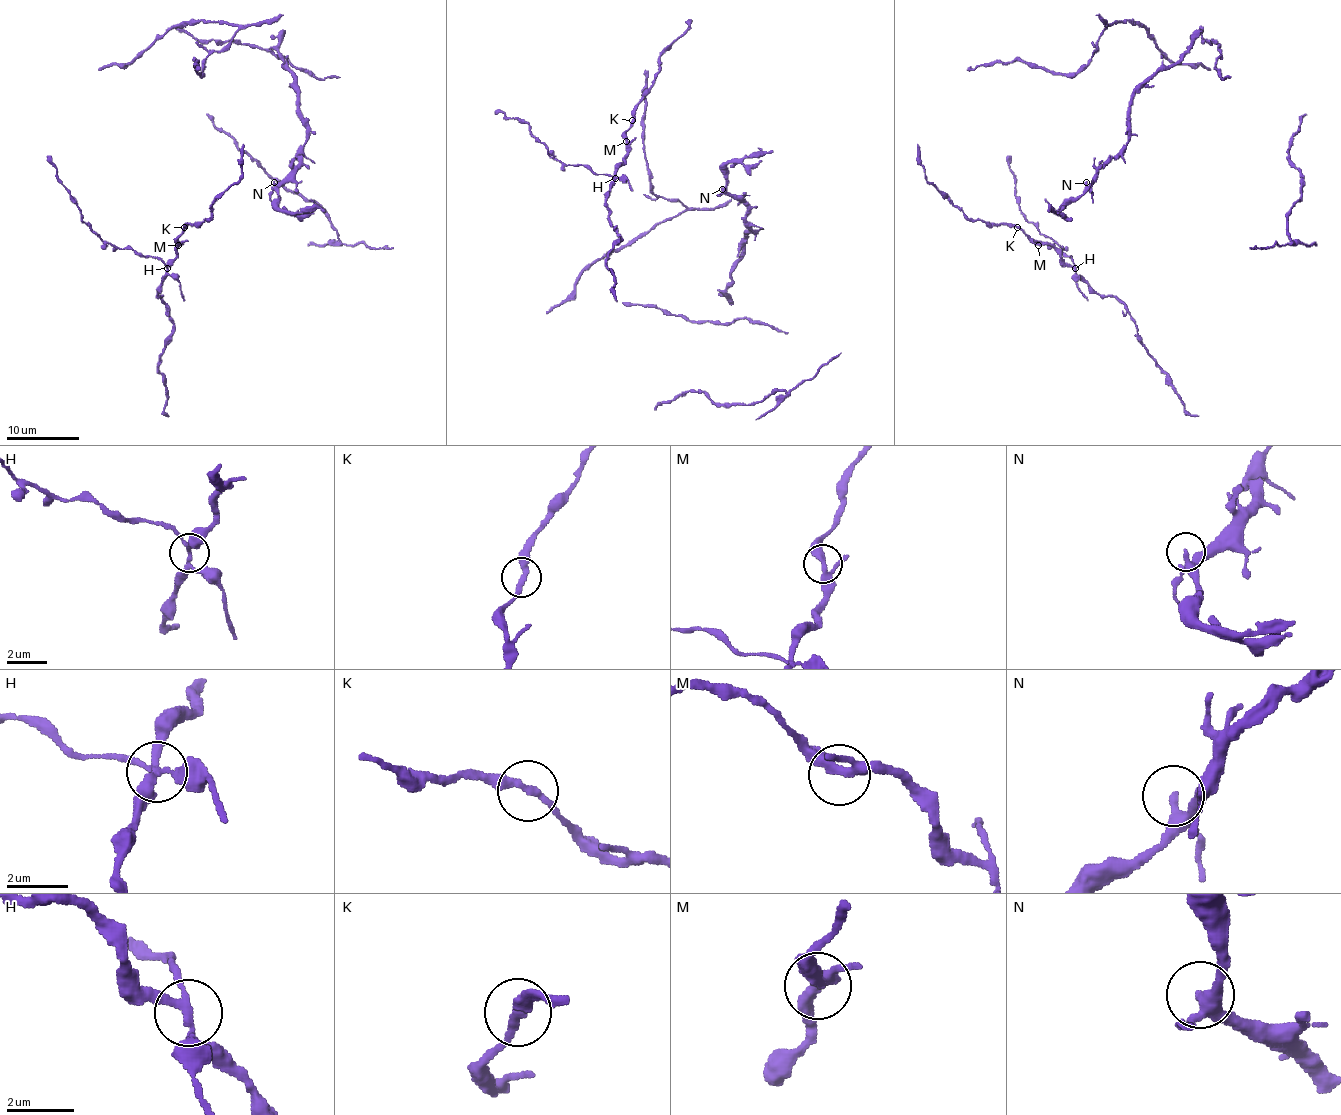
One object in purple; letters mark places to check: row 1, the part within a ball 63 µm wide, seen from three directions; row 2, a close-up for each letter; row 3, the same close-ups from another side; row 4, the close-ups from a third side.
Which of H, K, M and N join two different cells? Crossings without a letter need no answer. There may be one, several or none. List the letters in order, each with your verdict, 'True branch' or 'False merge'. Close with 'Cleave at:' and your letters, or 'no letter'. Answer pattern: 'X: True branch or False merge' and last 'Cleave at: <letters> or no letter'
H: False merge
K: True branch
M: True branch
N: True branch
Cleave at: H

